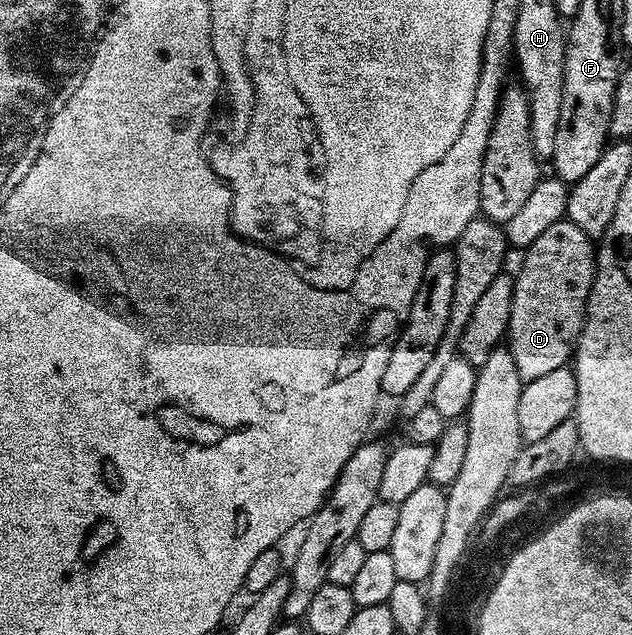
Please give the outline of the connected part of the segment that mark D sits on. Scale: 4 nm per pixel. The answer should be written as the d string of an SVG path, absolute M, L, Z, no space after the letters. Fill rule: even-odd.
M566 219L554 223L554 227L549 227L543 235L538 235L532 248L523 254L524 266L520 273L515 274L514 303L506 334L506 347L514 355L514 367L518 367L521 382L539 379L549 371L563 369L569 364L580 339L584 312L588 309L588 296L592 290L592 281L596 278L596 255L593 238L586 236Z

